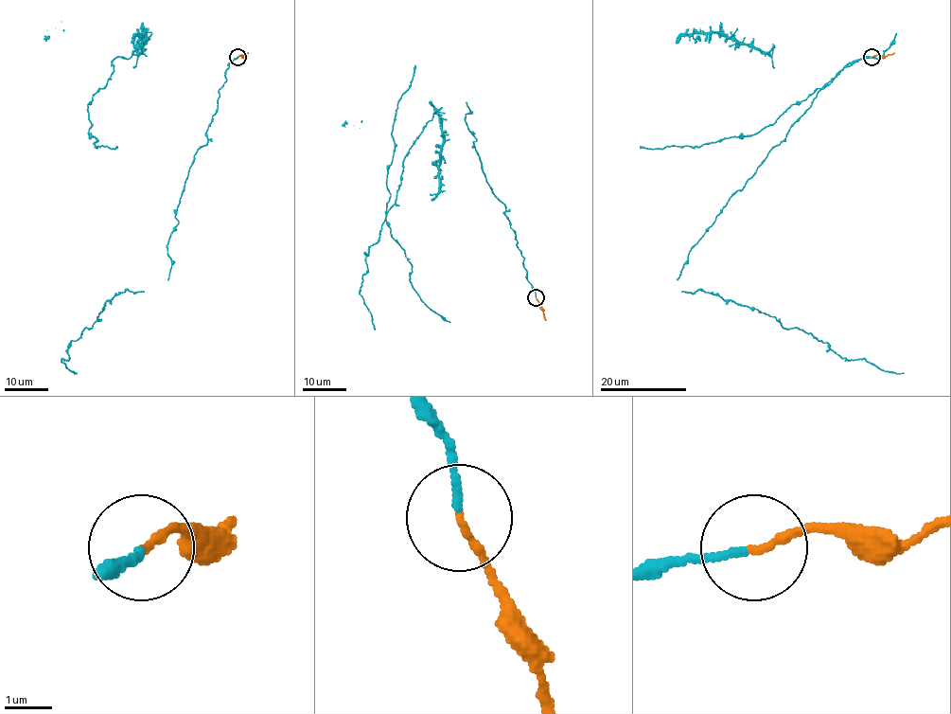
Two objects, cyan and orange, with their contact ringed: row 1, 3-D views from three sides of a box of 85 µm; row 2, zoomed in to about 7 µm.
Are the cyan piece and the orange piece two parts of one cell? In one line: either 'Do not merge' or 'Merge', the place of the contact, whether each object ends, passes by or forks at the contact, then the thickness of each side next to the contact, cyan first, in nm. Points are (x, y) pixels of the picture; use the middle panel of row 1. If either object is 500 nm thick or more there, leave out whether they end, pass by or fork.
Do not merge. Place: (536, 297). At the ring cyan ends. At the ring orange ends. Thickness 140 nm (cyan) against 150 nm

